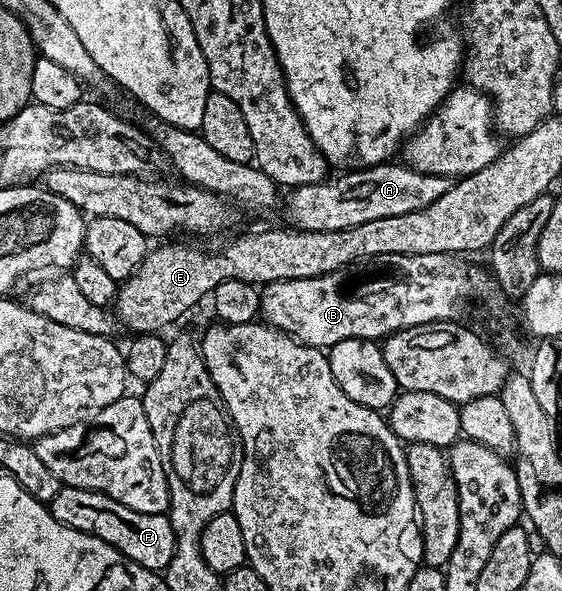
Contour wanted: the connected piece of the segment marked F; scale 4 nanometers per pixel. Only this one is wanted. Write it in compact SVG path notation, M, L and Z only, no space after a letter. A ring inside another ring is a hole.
M62 485L56 499L48 502L48 508L60 523L76 531L84 531L96 539L104 539L104 543L116 547L116 551L140 563L140 567L162 571L174 557L174 532L166 513L132 511L132 507L124 507L124 503L116 503L116 499L100 491L71 485Z

